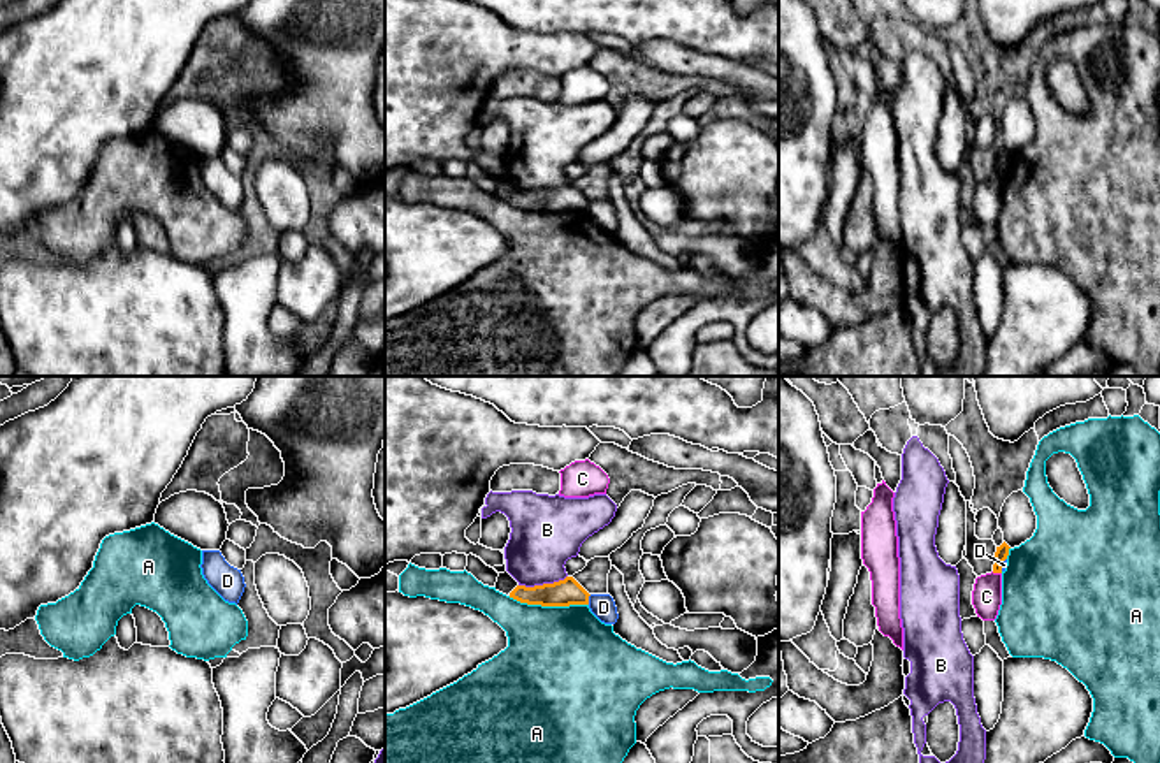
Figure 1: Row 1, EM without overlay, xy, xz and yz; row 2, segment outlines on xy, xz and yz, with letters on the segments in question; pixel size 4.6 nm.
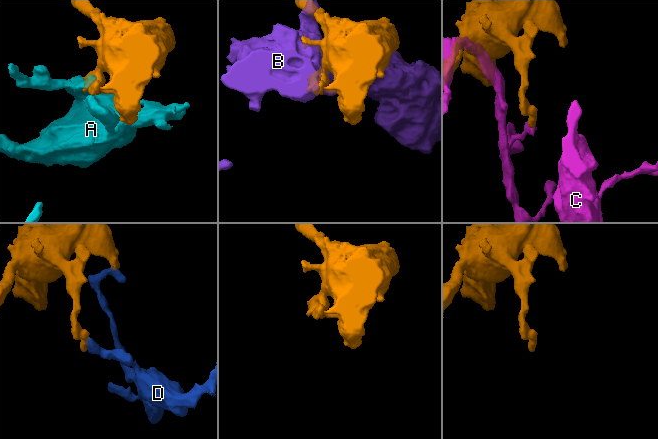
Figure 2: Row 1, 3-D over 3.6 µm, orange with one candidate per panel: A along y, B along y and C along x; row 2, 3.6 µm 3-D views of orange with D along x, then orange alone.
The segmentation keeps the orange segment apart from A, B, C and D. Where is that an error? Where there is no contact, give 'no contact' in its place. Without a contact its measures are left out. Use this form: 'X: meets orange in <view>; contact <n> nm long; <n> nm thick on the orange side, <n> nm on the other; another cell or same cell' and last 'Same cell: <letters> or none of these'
A: meets orange in xz; contact 380 nm long; 120 nm thick on the orange side, 480 nm on the other; another cell
B: meets orange in xz; contact 220 nm long; 120 nm thick on the orange side, 320 nm on the other; another cell
C: meets orange in yz; contact 50 nm long; 60 nm thick on the orange side, 140 nm on the other; another cell
D: meets orange in xz; contact 50 nm long; 120 nm thick on the orange side, 110 nm on the other; another cell
Same cell: none of these

